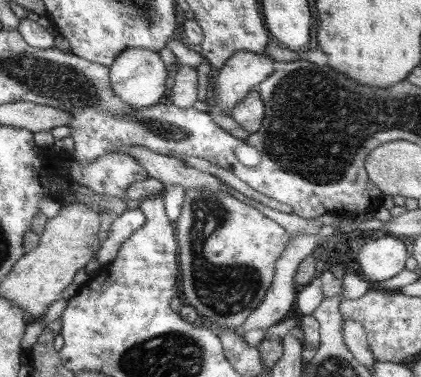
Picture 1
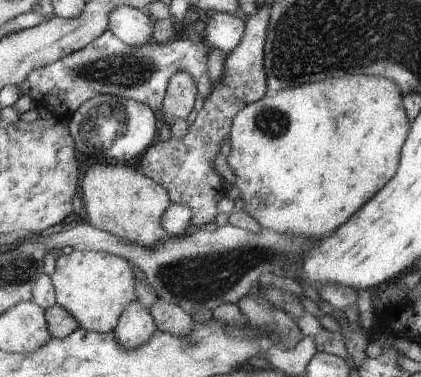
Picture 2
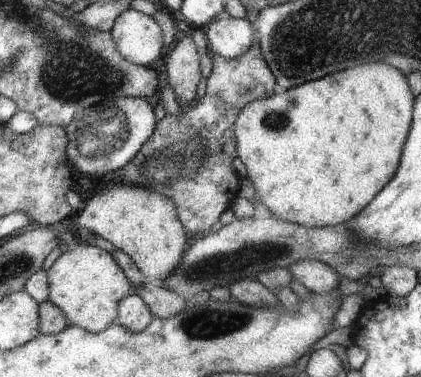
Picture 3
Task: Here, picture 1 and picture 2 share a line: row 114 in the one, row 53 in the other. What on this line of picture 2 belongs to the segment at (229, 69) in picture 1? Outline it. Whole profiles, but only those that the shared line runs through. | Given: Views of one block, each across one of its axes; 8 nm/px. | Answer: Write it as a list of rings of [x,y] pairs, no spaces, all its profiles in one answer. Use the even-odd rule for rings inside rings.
[[[211,12],[209,16],[205,16],[205,30],[201,38],[211,50],[223,50],[225,54],[229,54],[241,44],[243,36],[245,18],[241,14]]]

